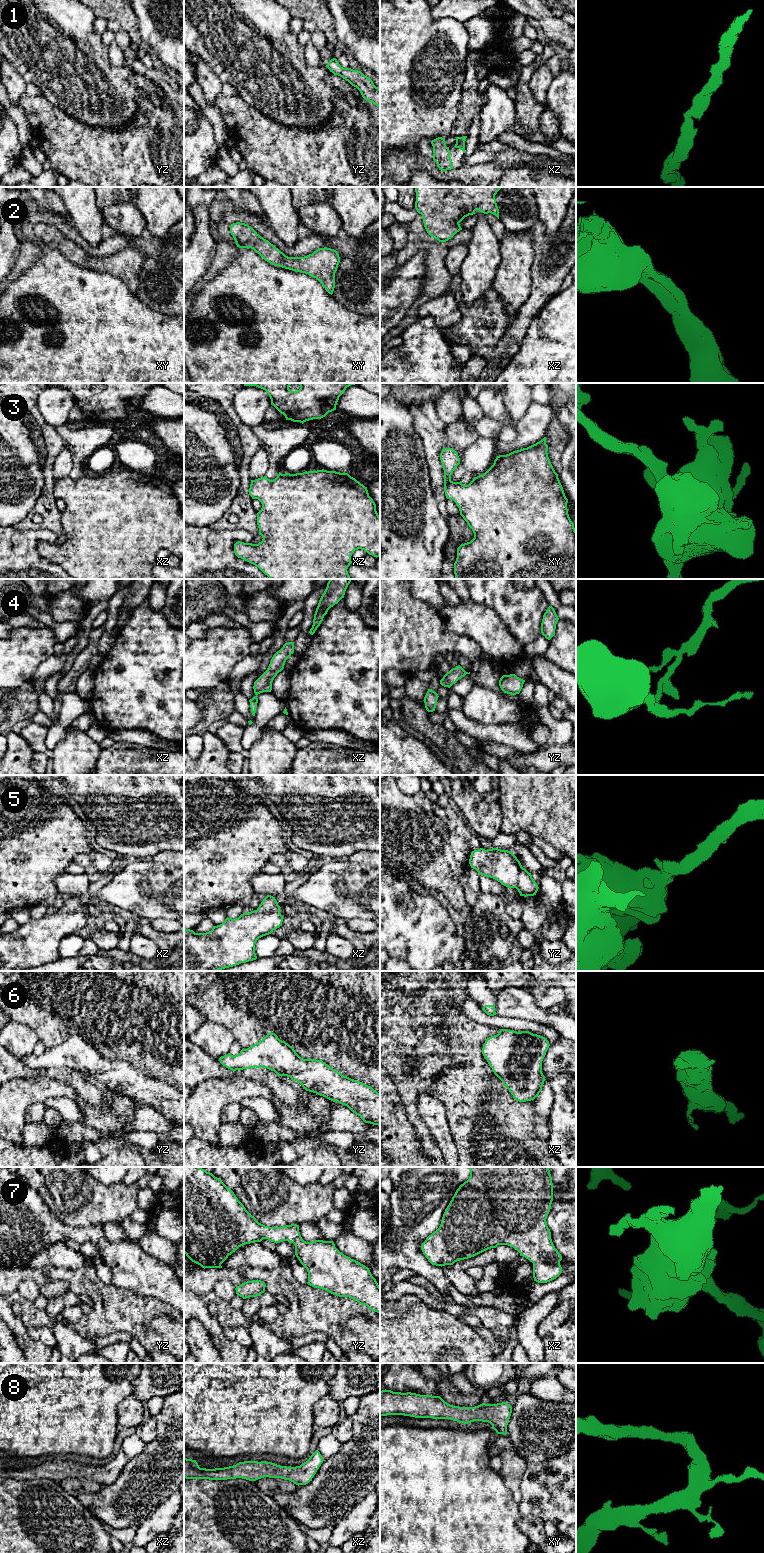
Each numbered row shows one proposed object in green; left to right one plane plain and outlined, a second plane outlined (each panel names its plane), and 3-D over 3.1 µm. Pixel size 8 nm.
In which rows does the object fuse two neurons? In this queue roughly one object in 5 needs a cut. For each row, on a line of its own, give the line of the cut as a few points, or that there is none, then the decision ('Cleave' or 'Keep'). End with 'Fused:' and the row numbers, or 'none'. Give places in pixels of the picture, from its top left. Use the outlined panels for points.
1: No split. Keep
2: No split. Keep
3: No split. Keep
4: No split. Keep
5: No split. Keep
6: No split. Keep
7: No split. Keep
8: No split. Keep
Fused: none

